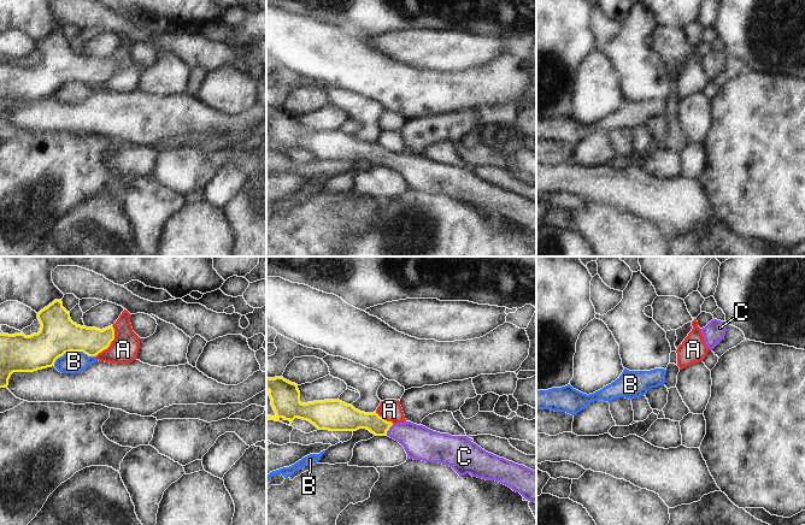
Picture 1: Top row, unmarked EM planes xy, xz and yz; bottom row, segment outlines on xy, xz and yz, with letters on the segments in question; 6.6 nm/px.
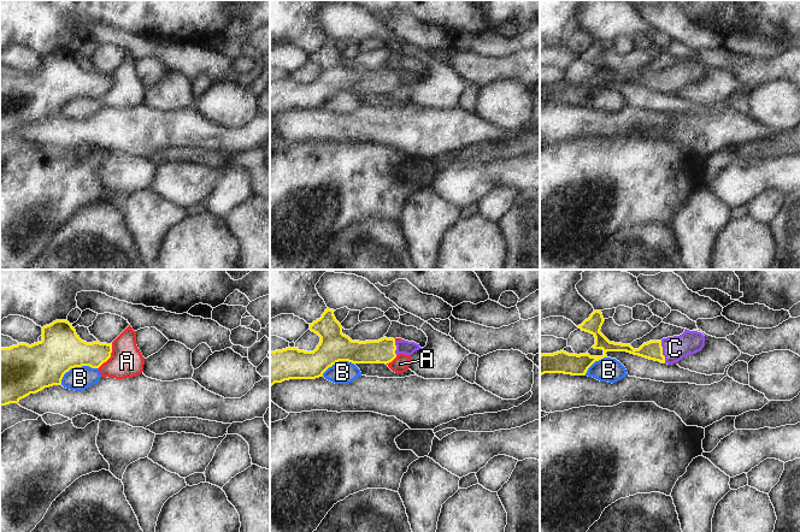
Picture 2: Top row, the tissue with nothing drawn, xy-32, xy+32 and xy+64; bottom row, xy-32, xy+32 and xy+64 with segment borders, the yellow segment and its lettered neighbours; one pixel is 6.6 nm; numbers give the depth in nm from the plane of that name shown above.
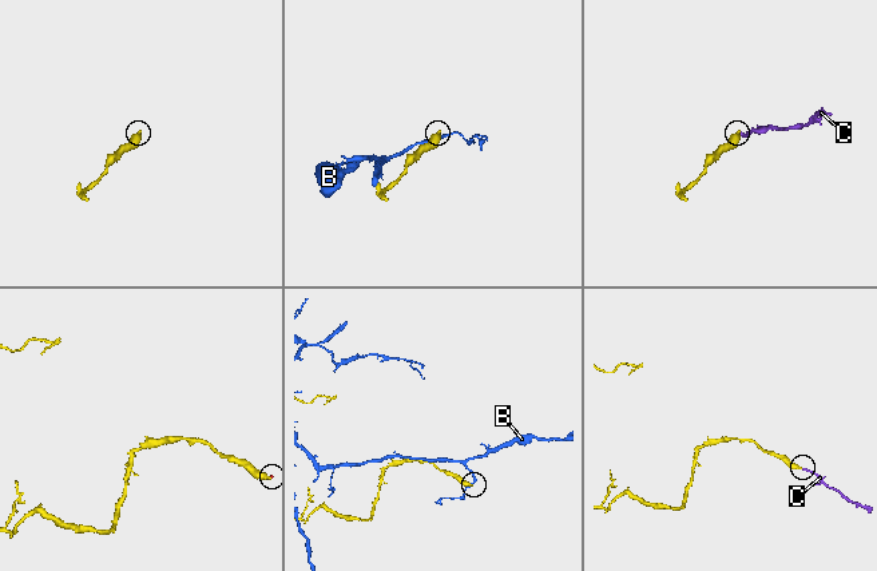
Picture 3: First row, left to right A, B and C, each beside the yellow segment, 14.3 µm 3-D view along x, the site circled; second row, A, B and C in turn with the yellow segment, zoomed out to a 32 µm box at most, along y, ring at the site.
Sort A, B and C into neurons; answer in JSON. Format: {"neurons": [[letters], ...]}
{"neurons": [["A"], ["B"], ["C"]]}

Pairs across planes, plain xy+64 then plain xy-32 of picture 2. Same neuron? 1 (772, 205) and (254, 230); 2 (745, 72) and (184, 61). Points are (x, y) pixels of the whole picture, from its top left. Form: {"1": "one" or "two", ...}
{"1": "two", "2": "one"}

